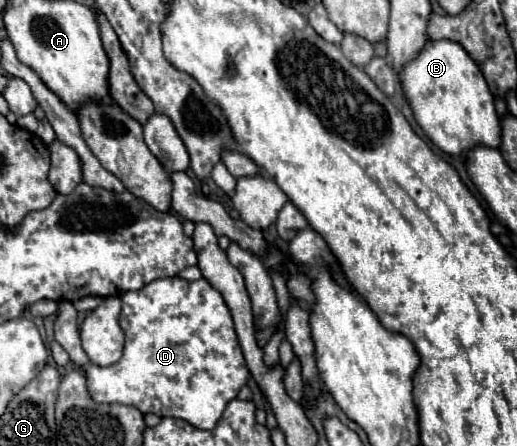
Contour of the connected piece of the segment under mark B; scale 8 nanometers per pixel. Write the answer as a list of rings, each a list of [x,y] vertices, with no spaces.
[[[428,39],[418,57],[398,71],[398,79],[416,123],[444,153],[460,159],[464,149],[476,145],[496,149],[500,145],[500,119],[494,109],[494,97],[480,67],[460,43],[450,39]]]

